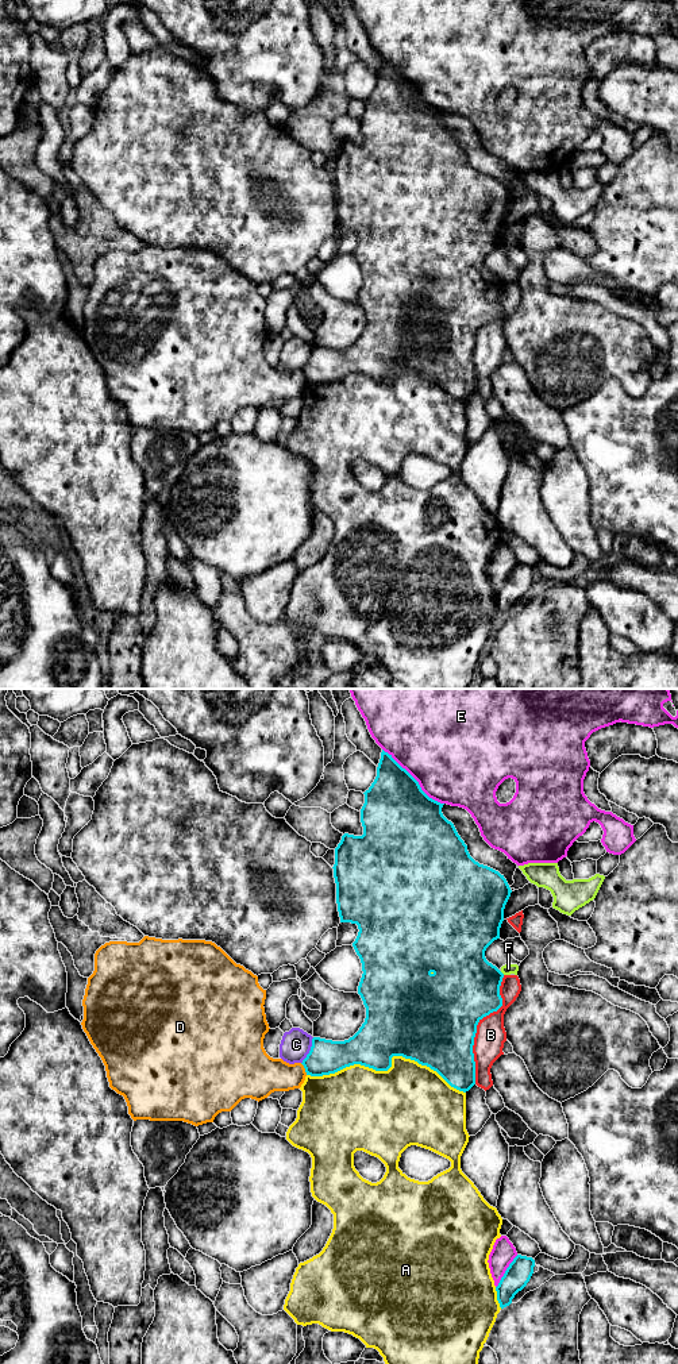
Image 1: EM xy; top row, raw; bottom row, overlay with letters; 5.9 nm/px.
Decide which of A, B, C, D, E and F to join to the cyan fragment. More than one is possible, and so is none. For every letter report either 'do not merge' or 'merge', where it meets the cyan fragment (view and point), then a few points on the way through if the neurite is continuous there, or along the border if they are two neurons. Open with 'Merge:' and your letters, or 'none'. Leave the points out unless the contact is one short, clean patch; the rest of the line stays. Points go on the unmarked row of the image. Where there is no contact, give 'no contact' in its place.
Merge: none
A: do not merge; meets cyan in xy at (389, 376)
B: do not merge; meets cyan in xy at (476, 335)
C: do not merge; meets cyan in xy at (309, 359); border along xy (314, 346), (311, 358), (301, 372)
D: do not merge; meets cyan in xy at (304, 376); border along xy (300, 372), (307, 382)
E: do not merge; meets cyan in xy at (415, 88)
F: do not merge; meets cyan in xy at (501, 281)

